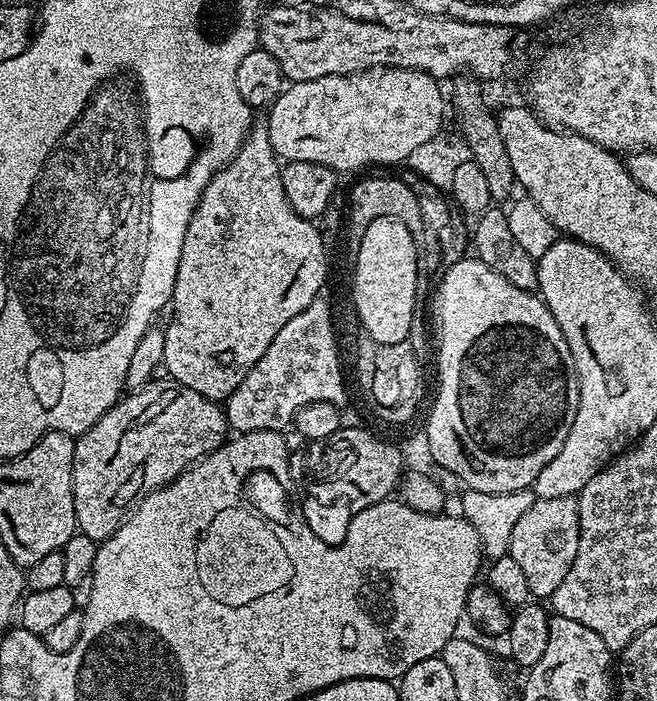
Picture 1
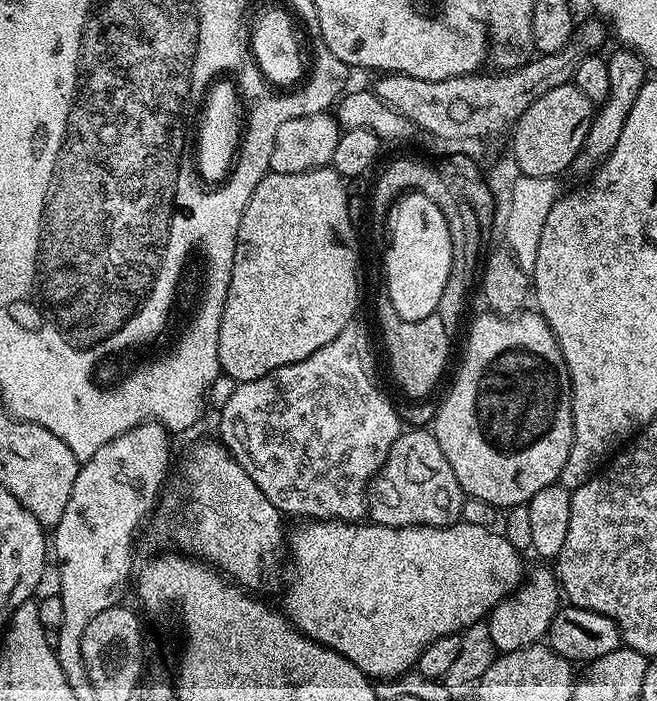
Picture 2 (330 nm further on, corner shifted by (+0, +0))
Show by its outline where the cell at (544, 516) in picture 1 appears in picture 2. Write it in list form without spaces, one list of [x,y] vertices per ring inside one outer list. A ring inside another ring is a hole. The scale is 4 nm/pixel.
[[[540,567],[544,568],[536,568],[533,572],[531,569],[520,587],[511,596],[499,600],[488,613],[486,623],[490,630],[490,642],[494,642],[497,653],[522,650],[531,644],[541,643],[547,637],[550,622],[562,607],[562,589],[557,573],[551,567]]]

